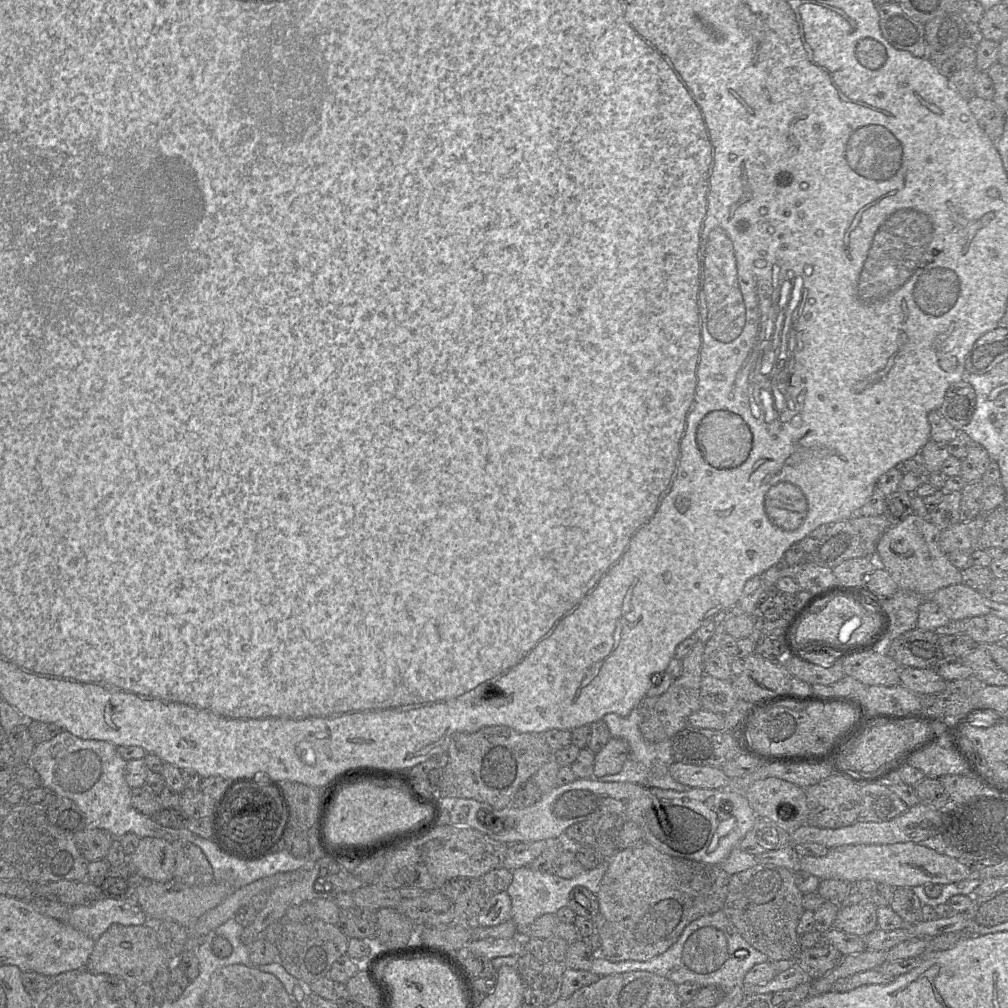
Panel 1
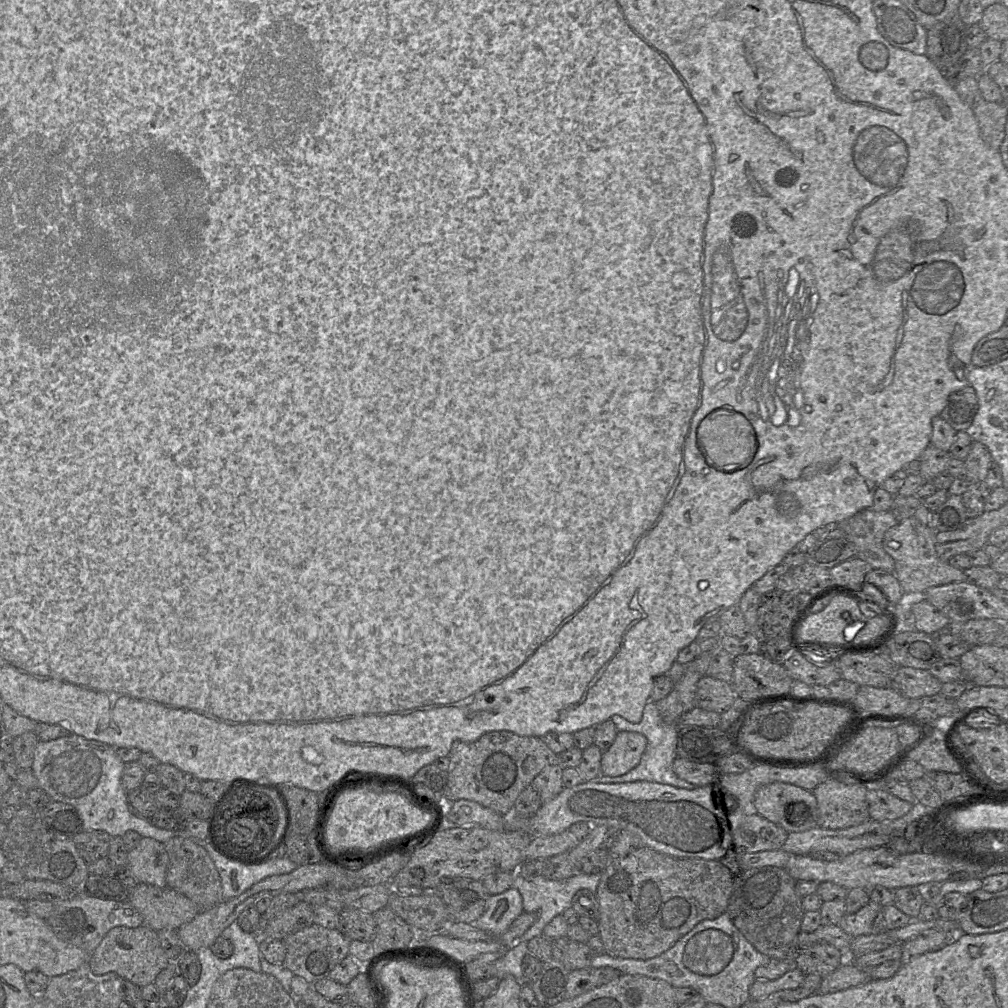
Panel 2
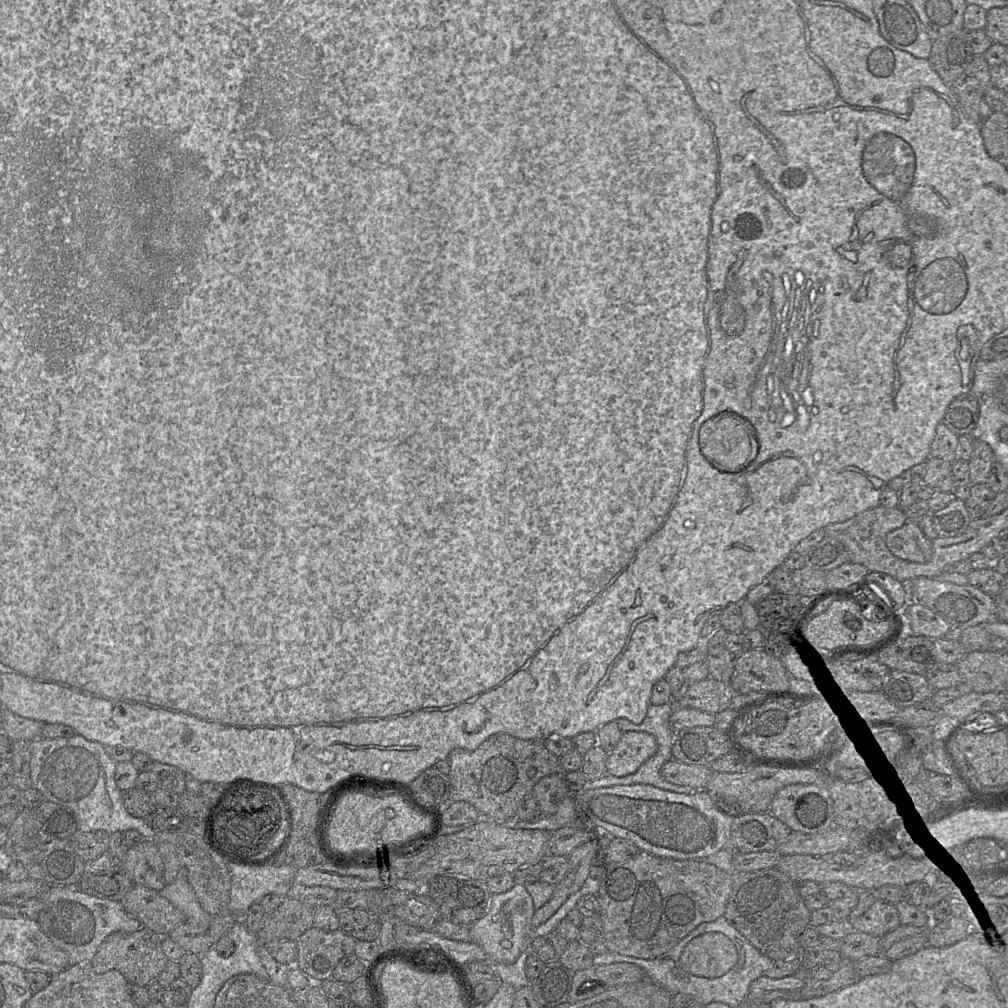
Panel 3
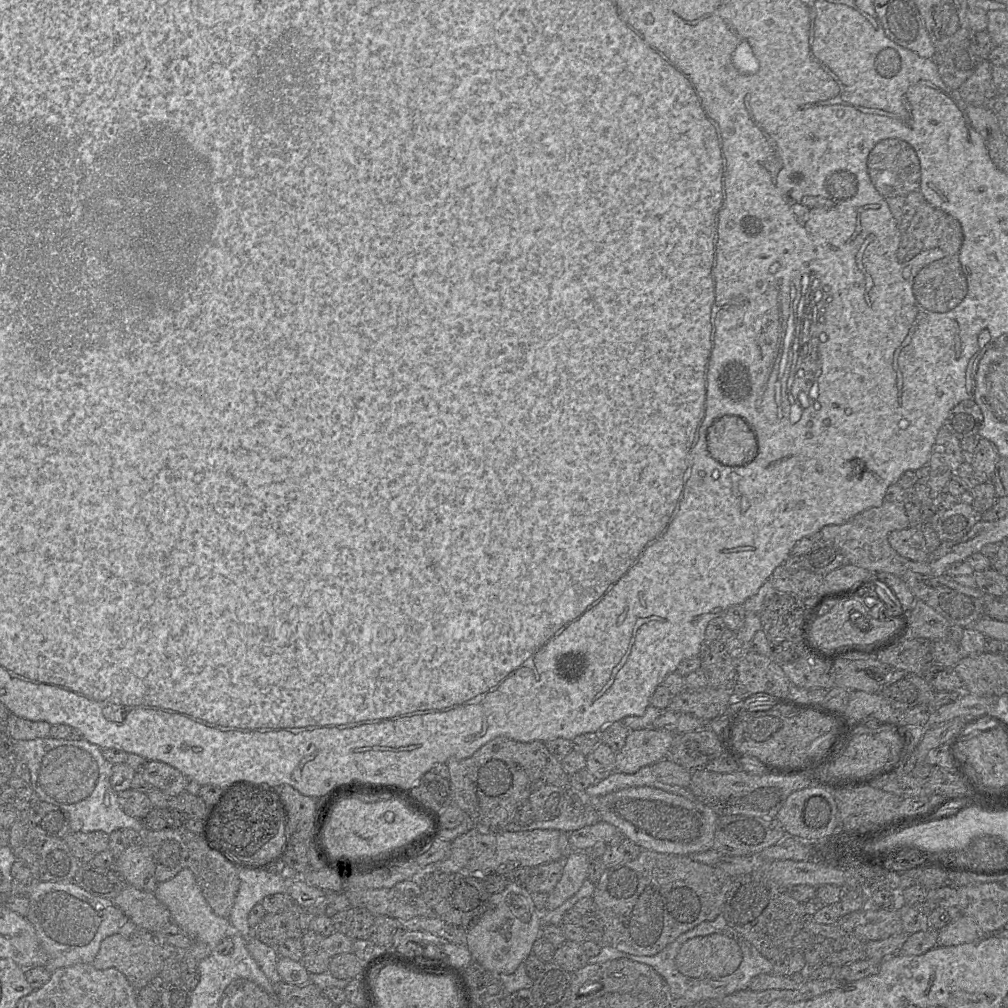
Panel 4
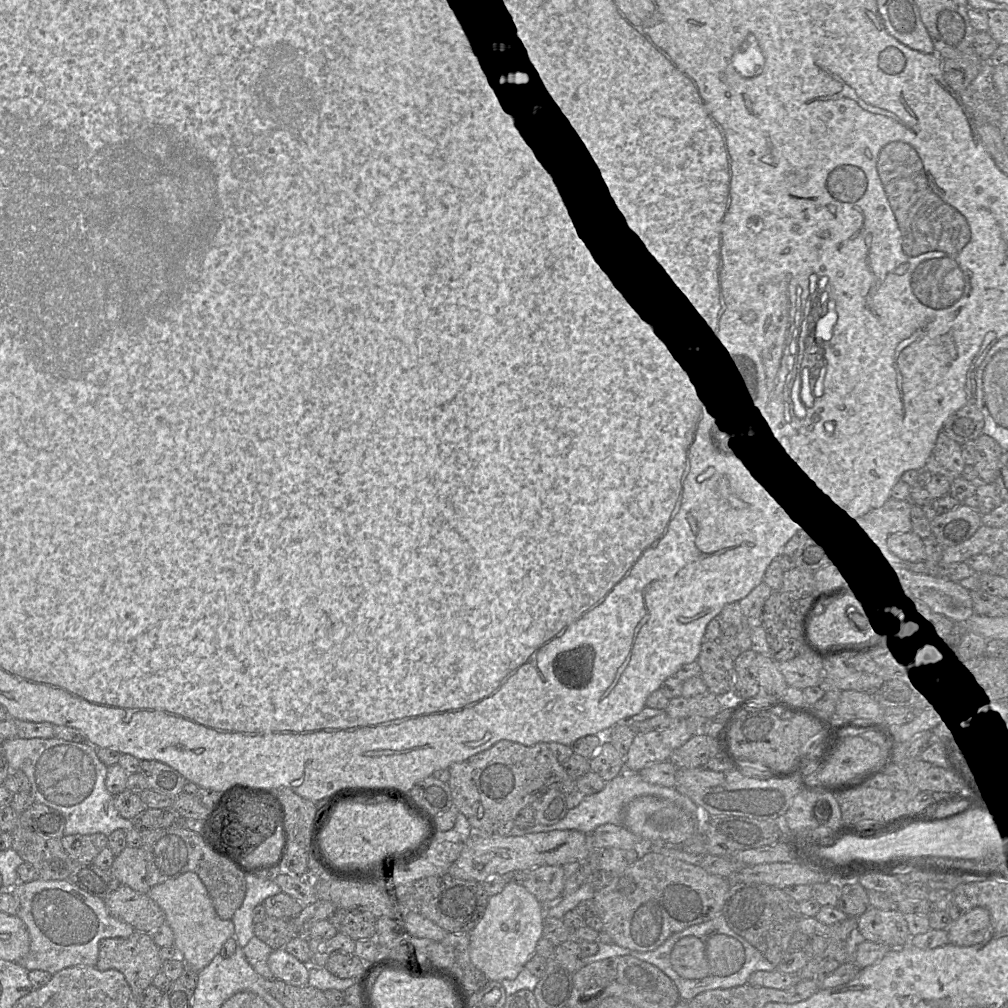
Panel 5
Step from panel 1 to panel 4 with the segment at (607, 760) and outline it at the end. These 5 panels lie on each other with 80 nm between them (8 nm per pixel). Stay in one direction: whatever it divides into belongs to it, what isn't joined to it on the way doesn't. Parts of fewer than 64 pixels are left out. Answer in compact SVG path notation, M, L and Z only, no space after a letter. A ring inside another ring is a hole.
M666 729L630 730L623 748L616 753L615 771L632 774L668 757L675 734Z

